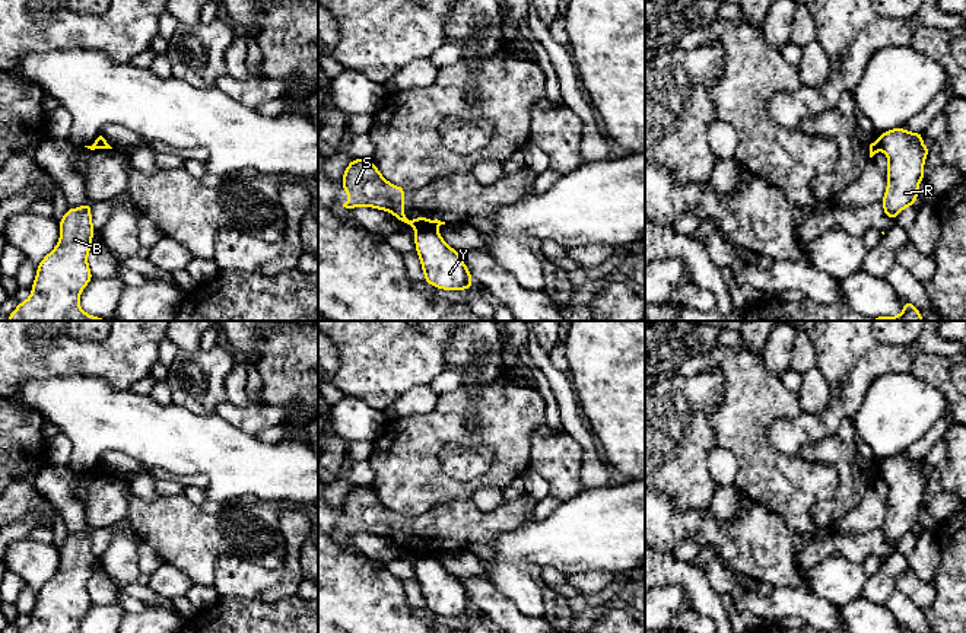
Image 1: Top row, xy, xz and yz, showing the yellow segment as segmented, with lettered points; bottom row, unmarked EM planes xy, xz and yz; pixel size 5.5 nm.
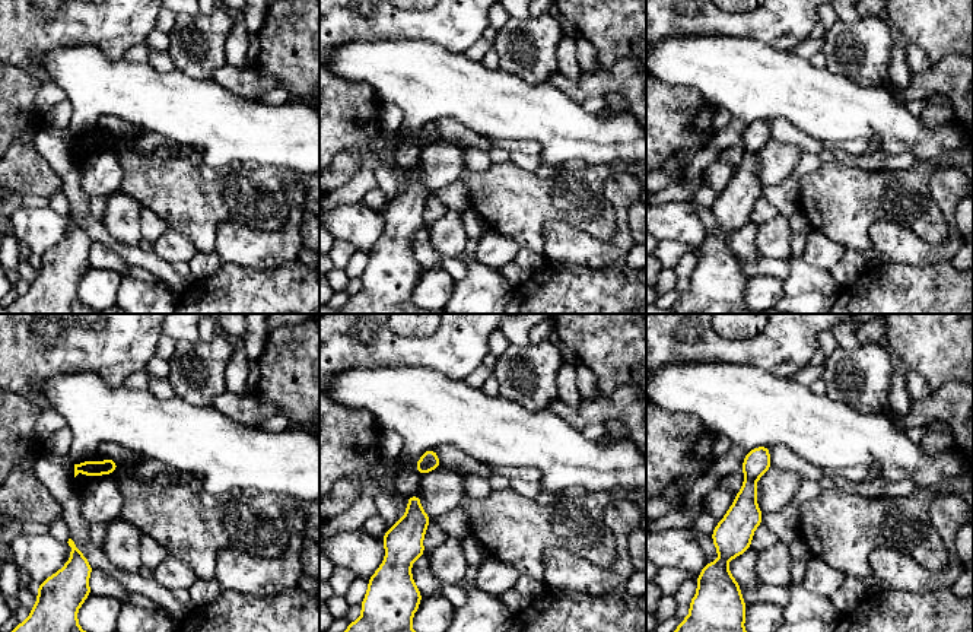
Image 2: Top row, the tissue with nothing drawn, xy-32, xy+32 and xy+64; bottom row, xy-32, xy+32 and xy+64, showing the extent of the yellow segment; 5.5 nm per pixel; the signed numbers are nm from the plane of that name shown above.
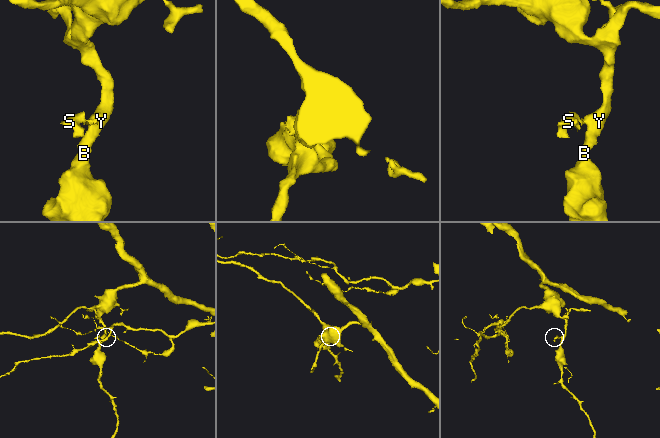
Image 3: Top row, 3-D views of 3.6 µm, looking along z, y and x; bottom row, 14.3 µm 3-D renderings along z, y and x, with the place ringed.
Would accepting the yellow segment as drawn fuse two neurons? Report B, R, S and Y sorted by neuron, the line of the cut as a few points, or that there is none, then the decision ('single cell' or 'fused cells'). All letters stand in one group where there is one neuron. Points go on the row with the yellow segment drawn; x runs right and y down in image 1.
B R Y / S | xz (419, 226), (435, 229) | fused cells

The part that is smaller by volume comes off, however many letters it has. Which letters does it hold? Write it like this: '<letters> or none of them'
S

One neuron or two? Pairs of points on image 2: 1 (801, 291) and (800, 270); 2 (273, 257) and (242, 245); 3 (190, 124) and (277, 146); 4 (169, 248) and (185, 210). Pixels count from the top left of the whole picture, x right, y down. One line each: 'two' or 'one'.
1: one
2: one
3: one
4: two

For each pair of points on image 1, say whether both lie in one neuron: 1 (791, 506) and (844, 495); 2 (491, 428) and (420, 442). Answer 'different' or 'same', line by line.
1: different
2: same

